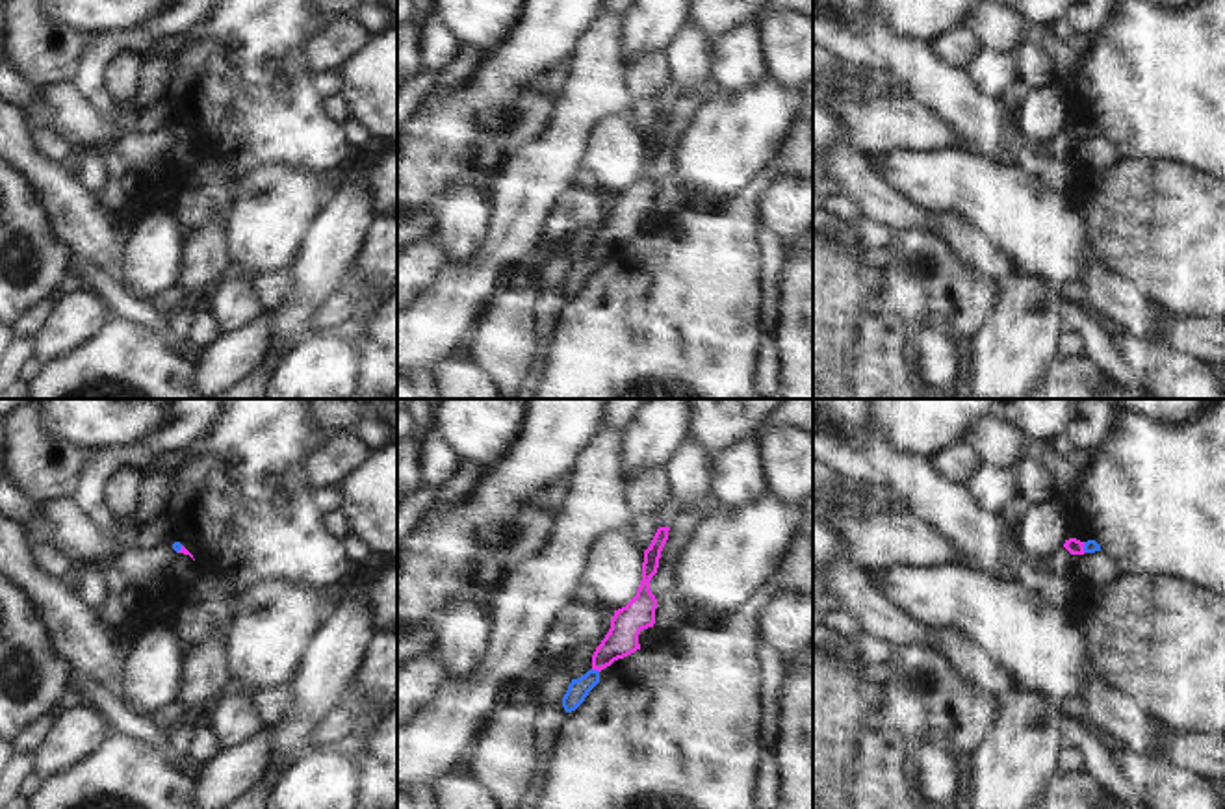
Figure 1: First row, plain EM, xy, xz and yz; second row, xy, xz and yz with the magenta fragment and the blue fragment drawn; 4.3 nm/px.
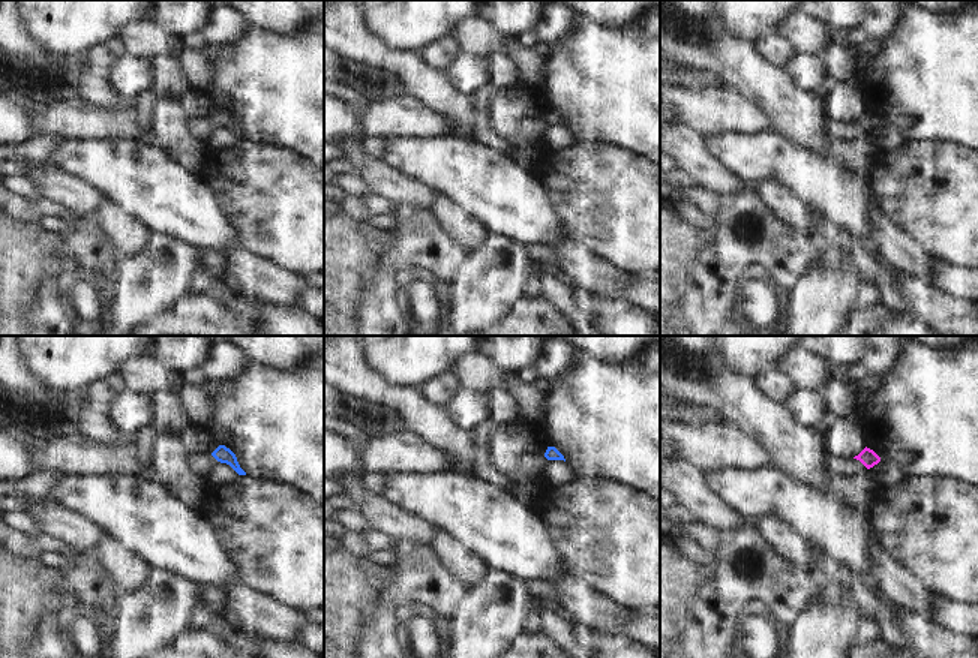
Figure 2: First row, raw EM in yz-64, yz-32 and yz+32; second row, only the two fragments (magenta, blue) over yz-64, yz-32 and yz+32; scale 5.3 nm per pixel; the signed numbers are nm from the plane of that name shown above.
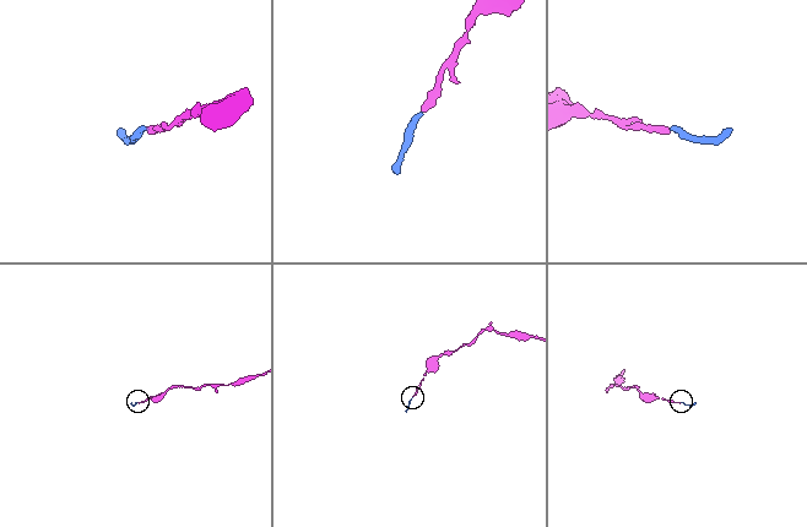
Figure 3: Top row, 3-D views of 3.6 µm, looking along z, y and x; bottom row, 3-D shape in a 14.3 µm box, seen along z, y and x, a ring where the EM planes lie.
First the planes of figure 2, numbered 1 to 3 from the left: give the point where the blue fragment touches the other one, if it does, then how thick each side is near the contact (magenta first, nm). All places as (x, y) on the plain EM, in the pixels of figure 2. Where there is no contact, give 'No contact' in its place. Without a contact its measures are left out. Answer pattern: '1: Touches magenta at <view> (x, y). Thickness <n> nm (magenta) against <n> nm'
1: No contact
2: No contact
3: No contact.

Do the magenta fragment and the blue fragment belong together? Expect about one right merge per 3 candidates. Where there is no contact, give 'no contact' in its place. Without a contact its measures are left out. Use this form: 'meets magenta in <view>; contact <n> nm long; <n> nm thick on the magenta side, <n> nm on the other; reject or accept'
meets magenta in xz; contact 40 nm long; 140 nm thick on the magenta side, 90 nm on the other; accept

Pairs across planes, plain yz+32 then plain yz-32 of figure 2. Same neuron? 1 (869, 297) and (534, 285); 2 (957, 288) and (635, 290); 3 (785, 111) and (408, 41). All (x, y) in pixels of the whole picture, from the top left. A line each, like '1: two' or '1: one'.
1: one
2: one
3: two

